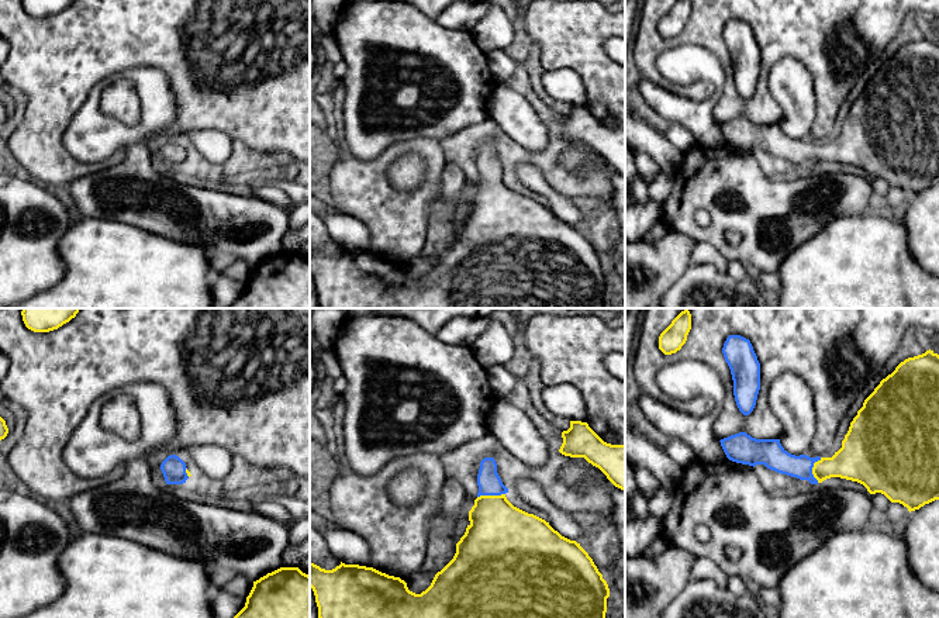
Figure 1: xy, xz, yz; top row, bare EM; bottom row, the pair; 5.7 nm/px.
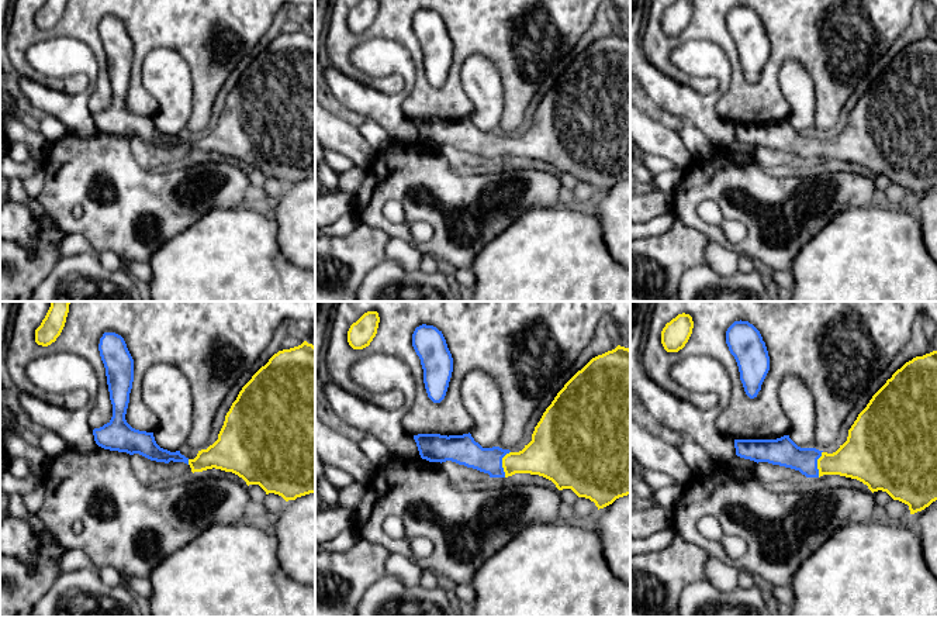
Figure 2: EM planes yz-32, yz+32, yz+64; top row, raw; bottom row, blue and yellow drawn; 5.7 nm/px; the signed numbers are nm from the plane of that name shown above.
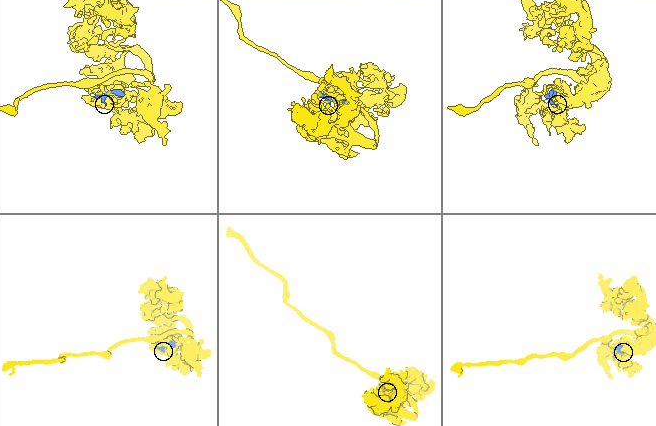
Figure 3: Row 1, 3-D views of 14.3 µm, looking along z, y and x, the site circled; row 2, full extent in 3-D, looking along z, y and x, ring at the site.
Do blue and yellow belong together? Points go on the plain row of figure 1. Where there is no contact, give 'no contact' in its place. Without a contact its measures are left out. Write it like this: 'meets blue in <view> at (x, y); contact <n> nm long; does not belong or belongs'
meets blue in xz at (490, 179); contact 160 nm long; belongs

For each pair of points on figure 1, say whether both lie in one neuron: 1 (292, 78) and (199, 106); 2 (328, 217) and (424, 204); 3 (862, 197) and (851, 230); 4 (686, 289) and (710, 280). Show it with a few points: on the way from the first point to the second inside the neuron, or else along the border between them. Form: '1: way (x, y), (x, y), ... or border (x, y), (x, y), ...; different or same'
1: way (269, 100), (263, 106), (221, 106); same
2: border (339, 211), (356, 217), (366, 227), (370, 237); different
3: border (873, 207), (860, 214), (841, 214), (825, 227); different
4: way (691, 289), (704, 286); same

